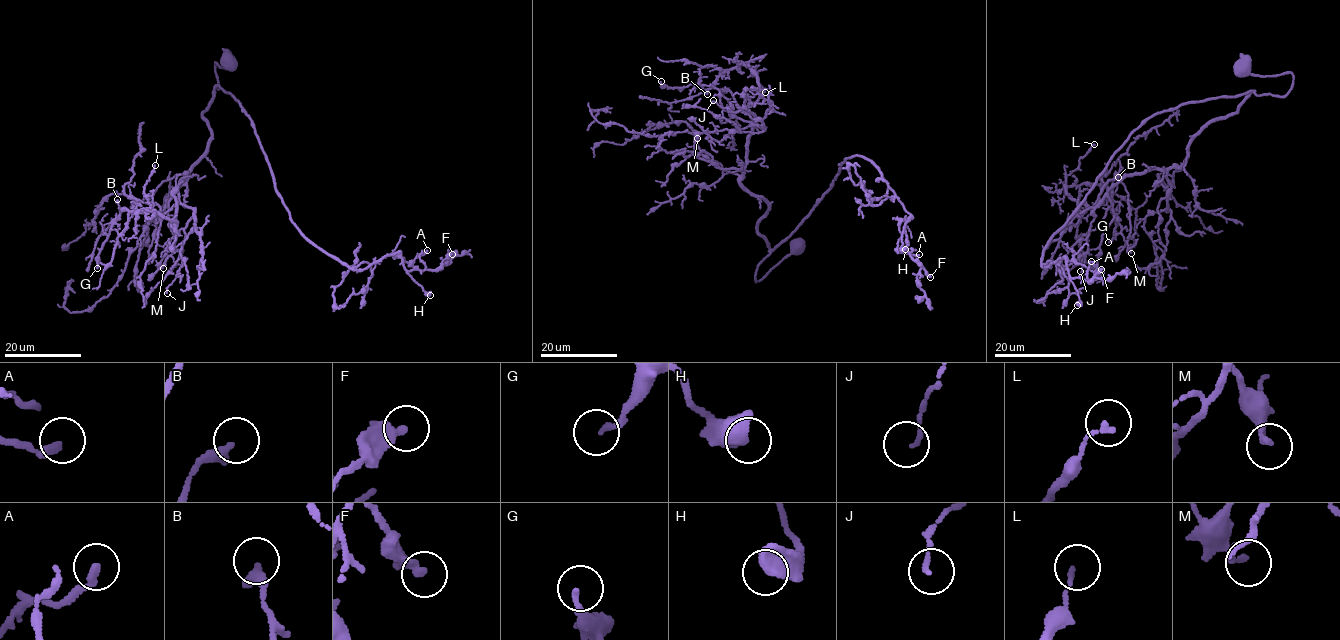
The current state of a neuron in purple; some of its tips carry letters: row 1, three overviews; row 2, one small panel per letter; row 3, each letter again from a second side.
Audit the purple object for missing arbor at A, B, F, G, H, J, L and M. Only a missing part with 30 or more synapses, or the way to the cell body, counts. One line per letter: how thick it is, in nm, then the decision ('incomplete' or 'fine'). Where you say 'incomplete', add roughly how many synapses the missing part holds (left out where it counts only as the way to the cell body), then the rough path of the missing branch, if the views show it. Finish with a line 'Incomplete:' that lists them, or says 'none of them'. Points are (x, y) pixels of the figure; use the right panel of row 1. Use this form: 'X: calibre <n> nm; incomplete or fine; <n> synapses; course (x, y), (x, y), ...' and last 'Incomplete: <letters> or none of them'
A: calibre 240 nm; fine
B: calibre 360 nm; fine
F: calibre 400 nm; fine
G: calibre 150 nm; fine
H: calibre 650 nm; fine
J: calibre 120 nm; fine
L: calibre 140 nm; fine
M: calibre 180 nm; fine
Incomplete: none of them

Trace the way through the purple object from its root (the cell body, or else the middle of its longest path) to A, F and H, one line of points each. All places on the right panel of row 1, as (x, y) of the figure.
A: (1240, 65), (1290, 73), (1292, 88), (1188, 101), (1145, 121), (1040, 262), (1095, 272), (1091, 261)
F: (1240, 65), (1290, 73), (1292, 88), (1154, 114), (1042, 252), (1070, 277), (1101, 269)
H: (1240, 65), (1255, 75), (1290, 73), (1292, 88), (1154, 114), (1047, 241), (1042, 267), (1064, 257), (1077, 305)

